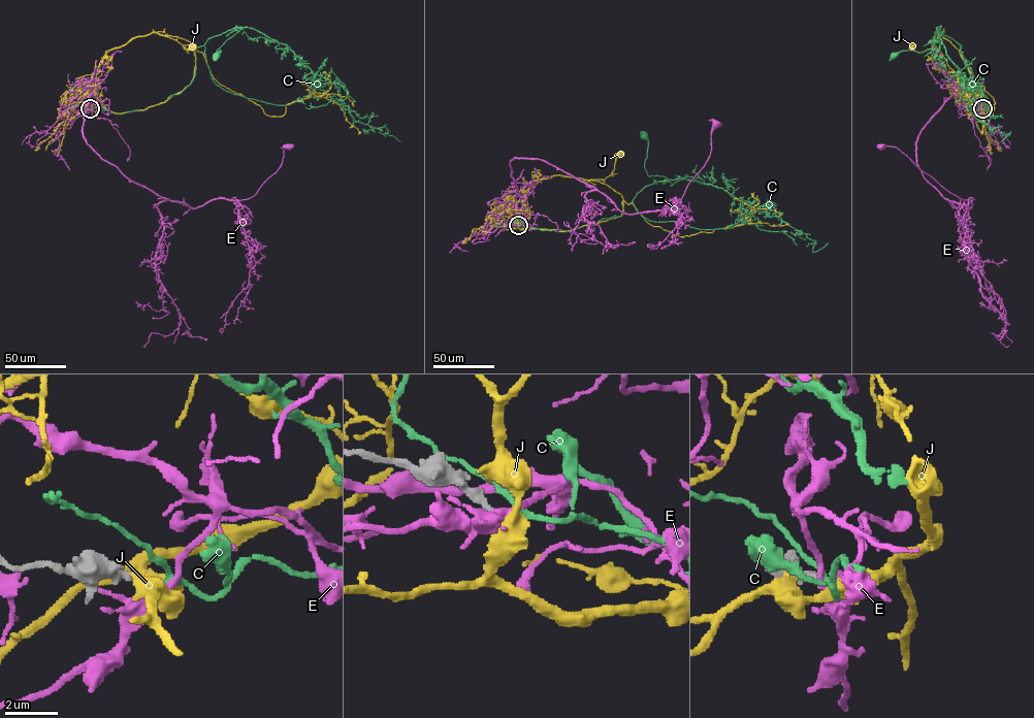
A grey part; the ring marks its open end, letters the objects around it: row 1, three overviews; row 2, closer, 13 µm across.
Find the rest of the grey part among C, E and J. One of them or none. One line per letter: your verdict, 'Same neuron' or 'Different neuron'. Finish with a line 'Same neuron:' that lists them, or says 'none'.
C: Same neuron
E: Different neuron
J: Different neuron
Same neuron: C

